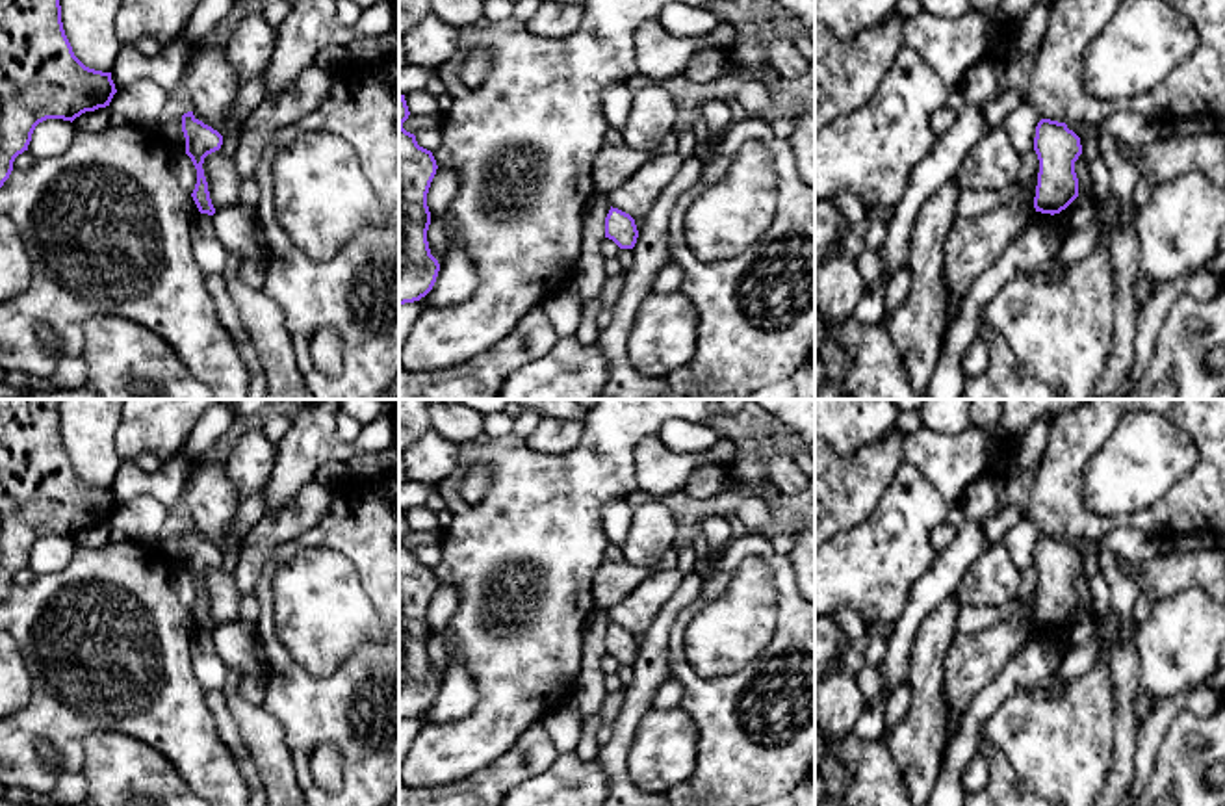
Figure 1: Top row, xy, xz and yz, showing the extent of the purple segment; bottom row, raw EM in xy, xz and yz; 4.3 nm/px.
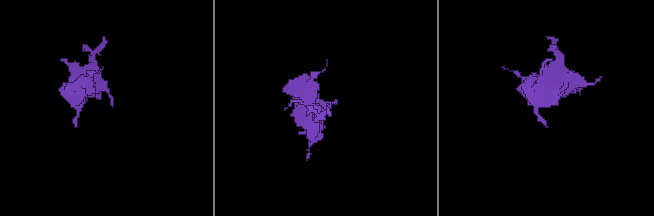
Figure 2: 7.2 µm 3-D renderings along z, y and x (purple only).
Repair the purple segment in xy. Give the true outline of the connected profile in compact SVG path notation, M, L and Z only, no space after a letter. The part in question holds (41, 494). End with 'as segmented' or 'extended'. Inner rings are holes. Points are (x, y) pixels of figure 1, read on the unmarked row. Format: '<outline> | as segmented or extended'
M0 399L0 604L39 539L72 539L85 527L110 522L117 509L111 488L89 485L74 472L61 438L59 401Z | as segmented

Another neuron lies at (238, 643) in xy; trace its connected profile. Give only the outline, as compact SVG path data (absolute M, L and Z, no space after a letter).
M241 618L215 626L213 644L228 669L239 670L243 676L264 678L265 652L256 624Z

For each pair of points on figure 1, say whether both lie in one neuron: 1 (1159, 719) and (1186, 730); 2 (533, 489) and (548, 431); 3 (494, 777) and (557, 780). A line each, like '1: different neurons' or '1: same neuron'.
1: different neurons
2: different neurons
3: different neurons

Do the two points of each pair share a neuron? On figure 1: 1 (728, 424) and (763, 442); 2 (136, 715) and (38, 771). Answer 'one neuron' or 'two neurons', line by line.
1: one neuron
2: one neuron

